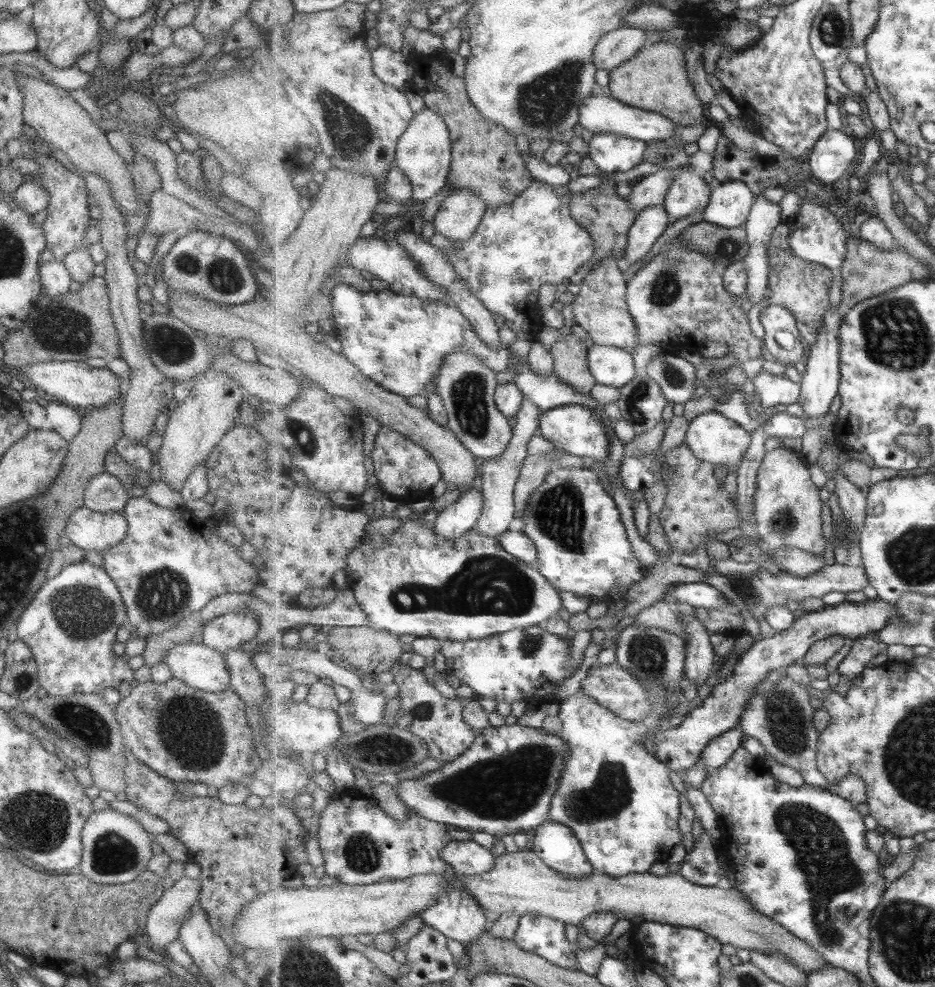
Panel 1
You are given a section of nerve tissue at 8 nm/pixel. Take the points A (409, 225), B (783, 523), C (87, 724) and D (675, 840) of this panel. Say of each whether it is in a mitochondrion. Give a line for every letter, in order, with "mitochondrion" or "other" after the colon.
A: other
B: mitochondrion
C: mitochondrion
D: other

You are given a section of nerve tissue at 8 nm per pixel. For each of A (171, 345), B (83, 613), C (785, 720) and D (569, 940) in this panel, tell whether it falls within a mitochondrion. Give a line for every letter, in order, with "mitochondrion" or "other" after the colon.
A: mitochondrion
B: mitochondrion
C: mitochondrion
D: other

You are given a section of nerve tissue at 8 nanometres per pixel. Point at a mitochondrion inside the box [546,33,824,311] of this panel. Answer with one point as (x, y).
(724, 247)

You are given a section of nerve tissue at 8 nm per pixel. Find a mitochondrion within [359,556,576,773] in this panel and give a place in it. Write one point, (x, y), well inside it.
(530, 645)

